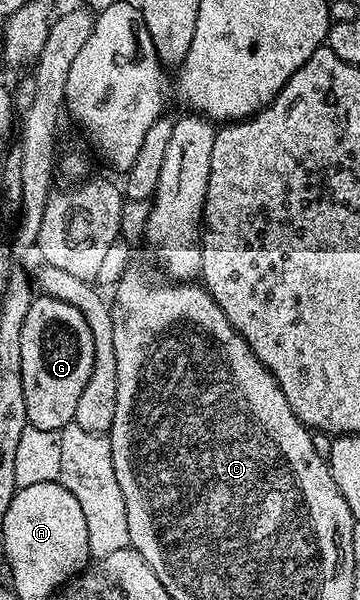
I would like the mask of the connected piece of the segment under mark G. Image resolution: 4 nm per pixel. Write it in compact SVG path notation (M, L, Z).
M39 294L34 298L28 309L28 317L24 317L24 325L20 329L20 365L24 381L27 424L36 429L61 432L63 427L72 423L80 393L84 393L84 385L88 385L88 377L92 377L93 364L92 329L88 329L84 313L80 313L76 305L68 305L68 301L60 301L51 295Z

